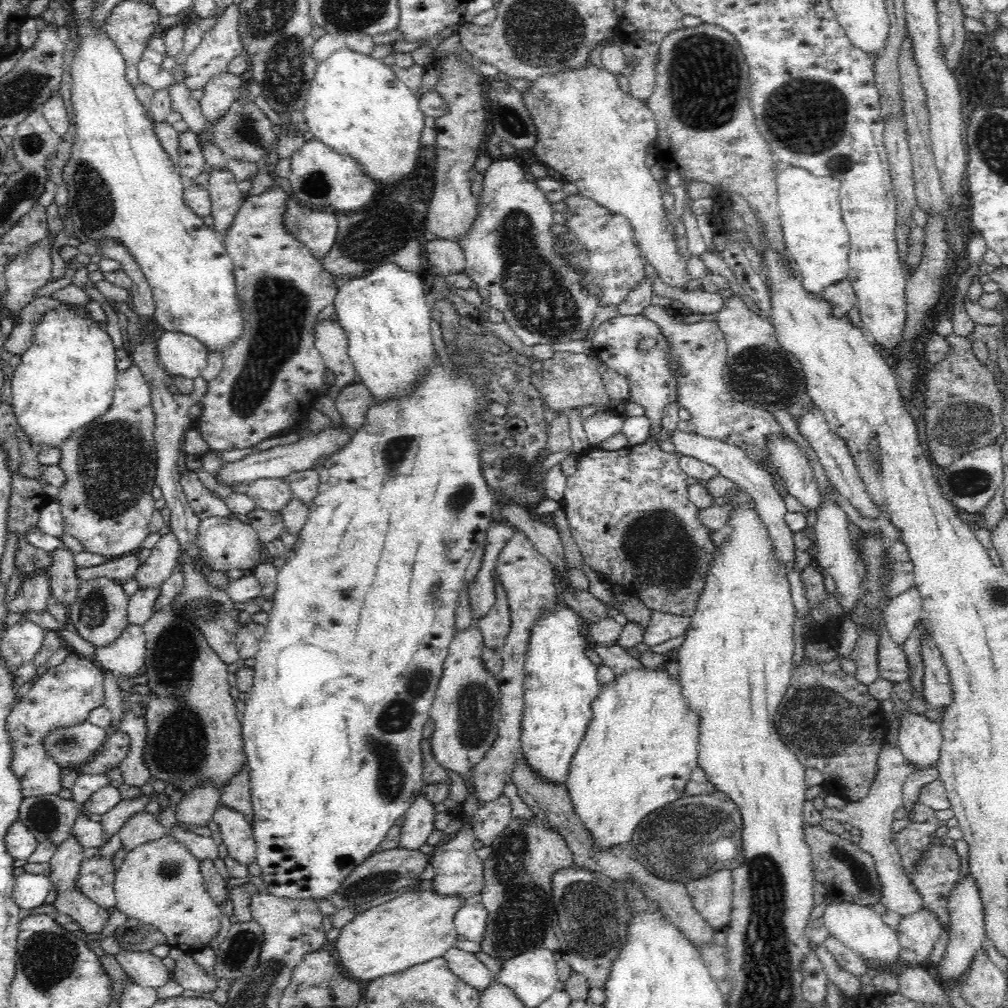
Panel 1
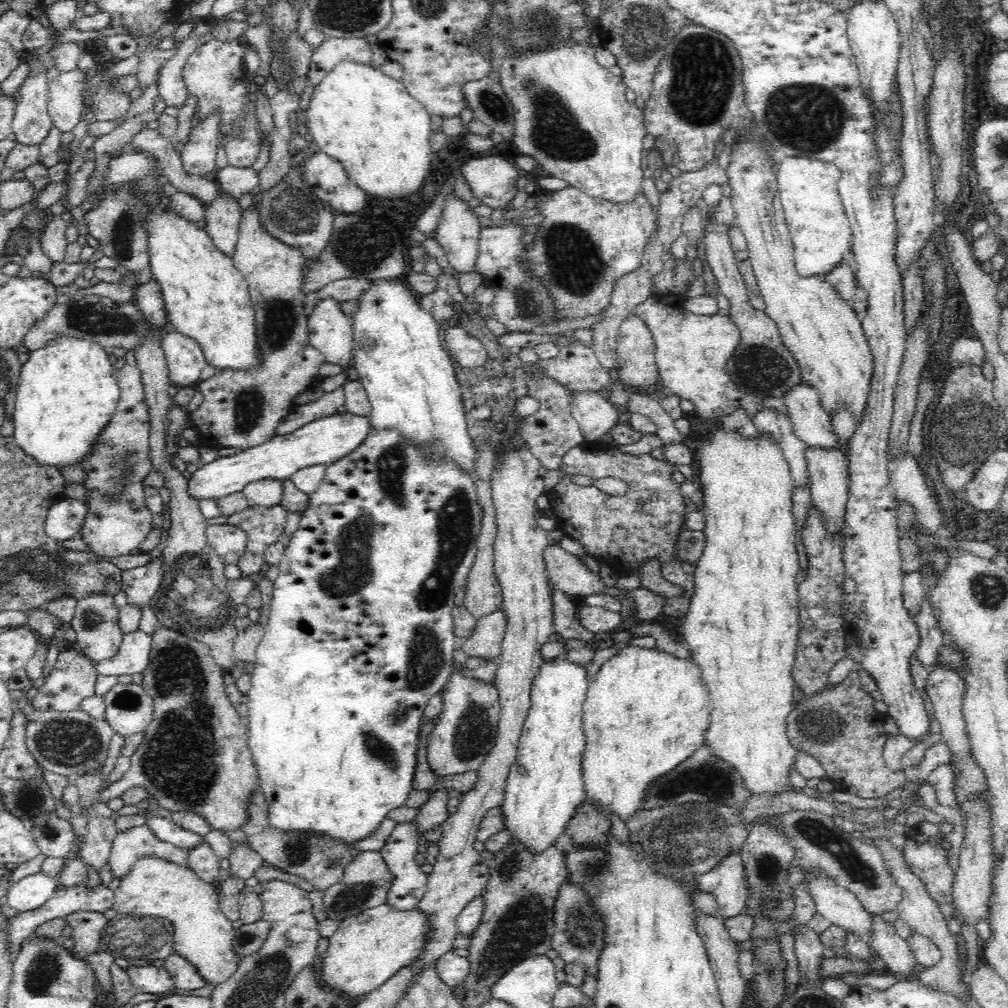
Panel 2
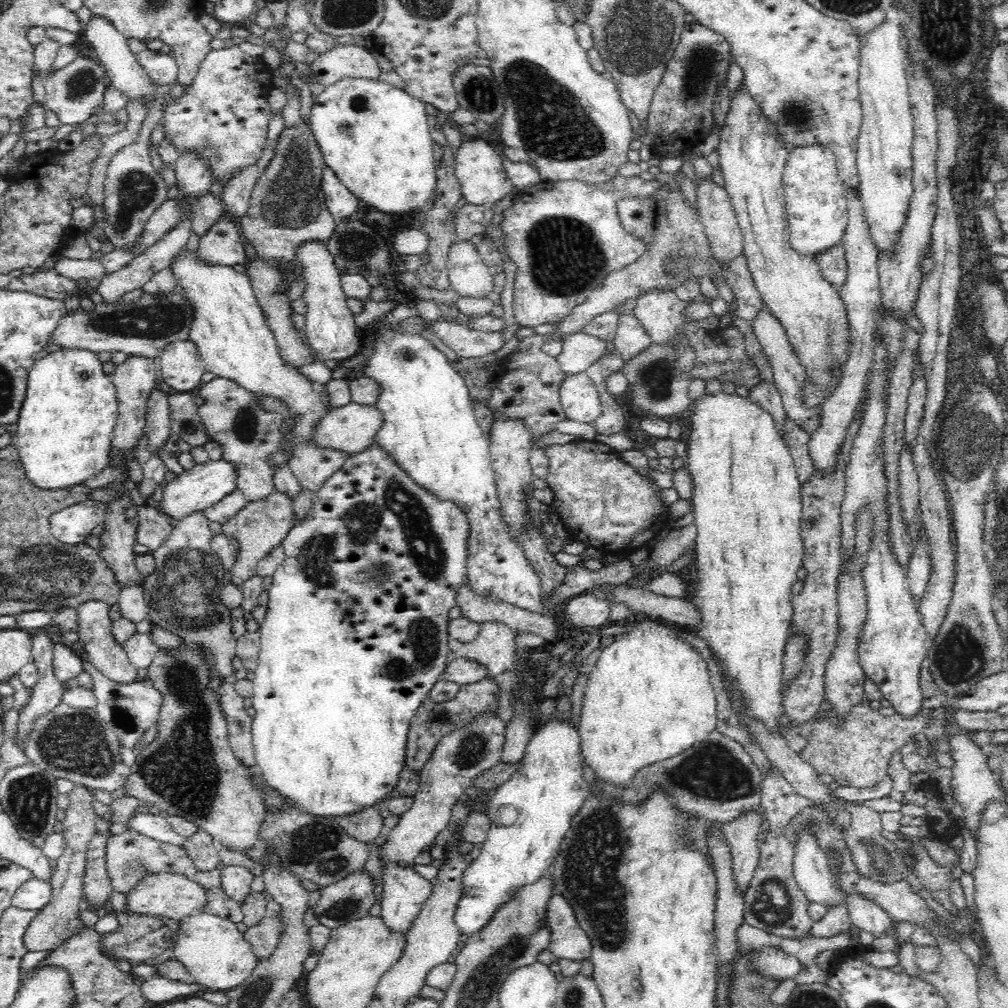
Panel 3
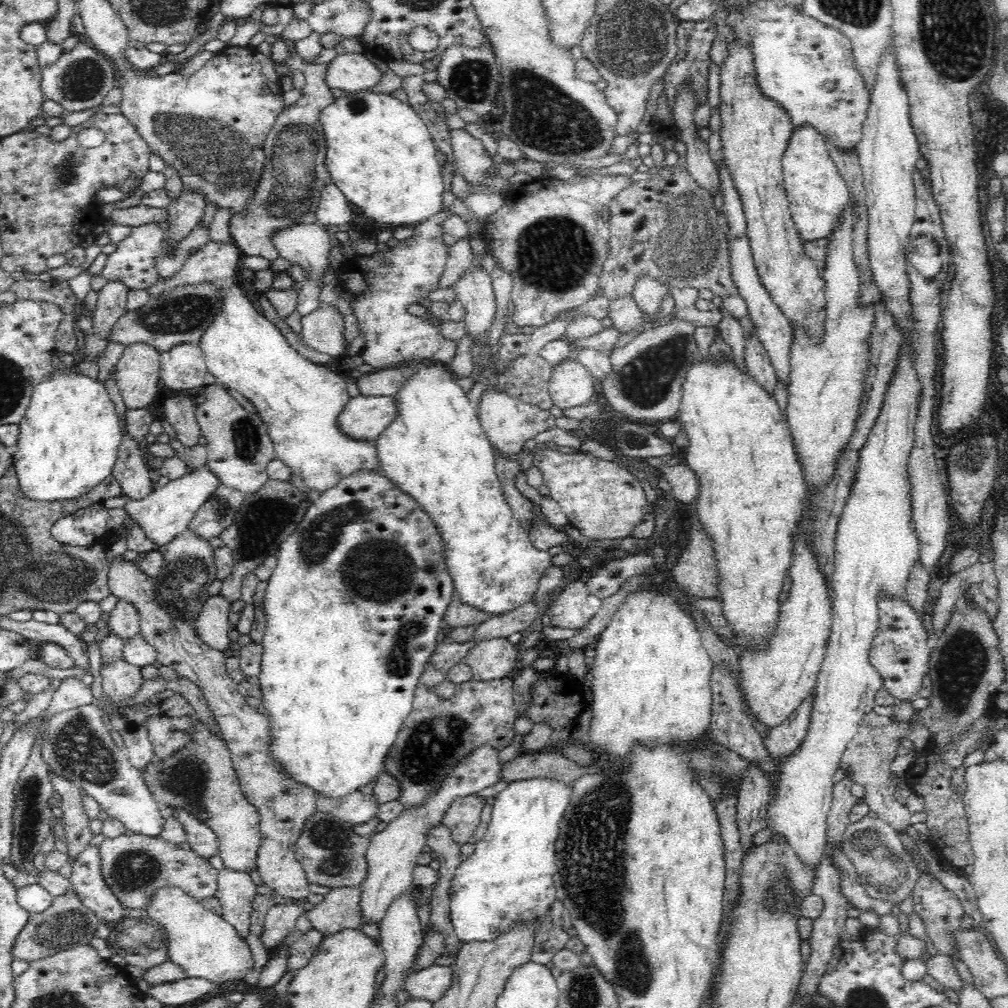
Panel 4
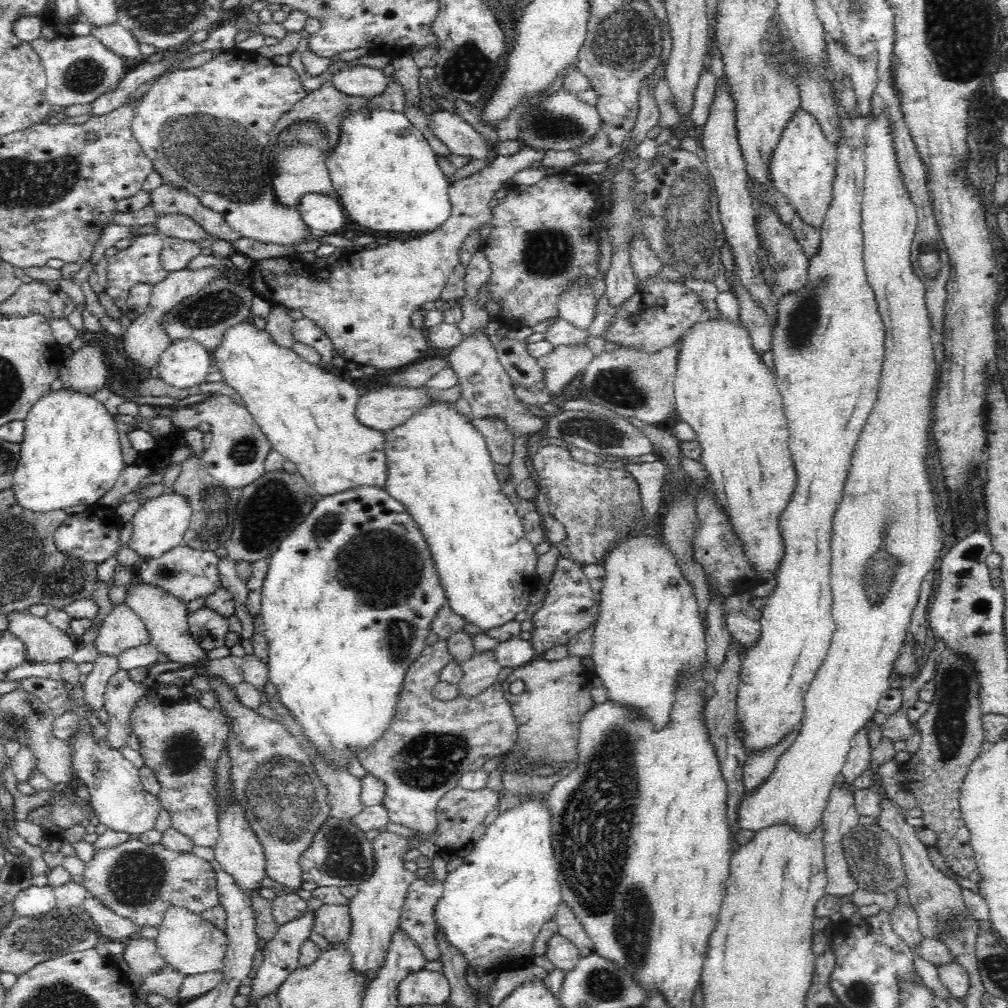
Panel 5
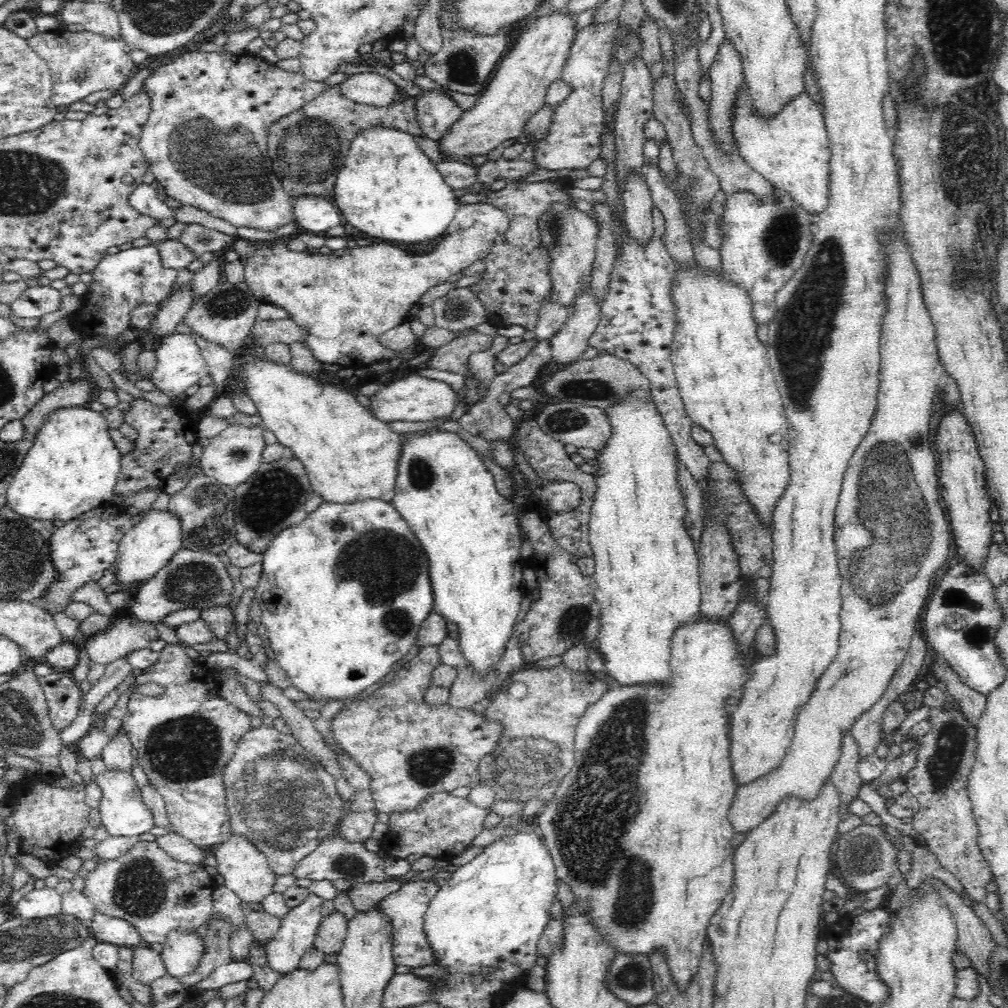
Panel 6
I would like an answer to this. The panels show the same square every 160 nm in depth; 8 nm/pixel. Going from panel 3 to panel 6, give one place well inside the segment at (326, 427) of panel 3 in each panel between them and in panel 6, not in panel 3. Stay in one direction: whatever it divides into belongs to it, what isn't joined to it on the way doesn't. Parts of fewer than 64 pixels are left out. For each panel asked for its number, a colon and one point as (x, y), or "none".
4: (363, 418)
5: (382, 408)
6: (414, 398)

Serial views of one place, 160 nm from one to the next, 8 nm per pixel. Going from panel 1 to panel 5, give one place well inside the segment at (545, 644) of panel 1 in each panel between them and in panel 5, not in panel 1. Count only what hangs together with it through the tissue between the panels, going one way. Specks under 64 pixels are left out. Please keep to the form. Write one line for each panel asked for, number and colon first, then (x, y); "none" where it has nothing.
2: (544, 786)
3: (547, 790)
4: (510, 873)
5: (507, 888)

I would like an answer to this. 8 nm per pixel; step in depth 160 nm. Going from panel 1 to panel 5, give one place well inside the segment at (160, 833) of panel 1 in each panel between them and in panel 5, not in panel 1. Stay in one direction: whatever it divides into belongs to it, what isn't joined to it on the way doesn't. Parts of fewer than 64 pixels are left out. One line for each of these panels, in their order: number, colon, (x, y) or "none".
2: (139, 841)
3: (130, 856)
4: (134, 867)
5: (137, 881)

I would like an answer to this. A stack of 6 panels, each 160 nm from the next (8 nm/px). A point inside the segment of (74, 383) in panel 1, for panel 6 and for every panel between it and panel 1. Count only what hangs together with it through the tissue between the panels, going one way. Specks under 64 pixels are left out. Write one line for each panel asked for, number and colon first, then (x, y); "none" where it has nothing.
2: (67, 393)
3: (64, 429)
4: (69, 438)
5: (71, 454)
6: (72, 466)

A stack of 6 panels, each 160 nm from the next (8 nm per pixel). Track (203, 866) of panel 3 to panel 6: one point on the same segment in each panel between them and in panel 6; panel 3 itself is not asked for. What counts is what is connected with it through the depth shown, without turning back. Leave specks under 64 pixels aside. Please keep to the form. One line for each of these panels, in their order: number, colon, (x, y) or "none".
4: (204, 842)
5: (181, 741)
6: (185, 737)

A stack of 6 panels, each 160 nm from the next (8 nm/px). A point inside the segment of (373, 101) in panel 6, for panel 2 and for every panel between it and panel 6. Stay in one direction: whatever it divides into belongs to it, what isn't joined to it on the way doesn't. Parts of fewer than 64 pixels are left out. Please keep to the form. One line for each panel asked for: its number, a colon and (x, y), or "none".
2: (332, 51)
3: (342, 61)
4: (349, 71)
5: (360, 80)

